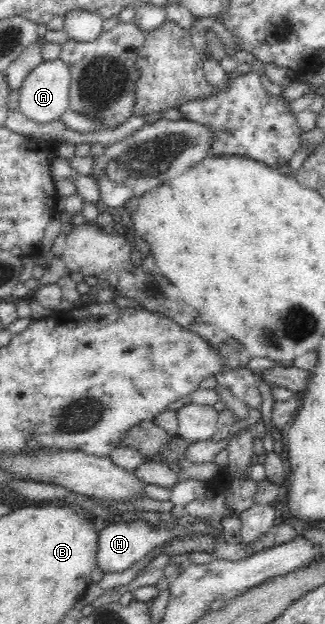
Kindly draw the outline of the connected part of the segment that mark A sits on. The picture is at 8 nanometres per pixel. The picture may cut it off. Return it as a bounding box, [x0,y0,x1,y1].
[17,58,71,123]

